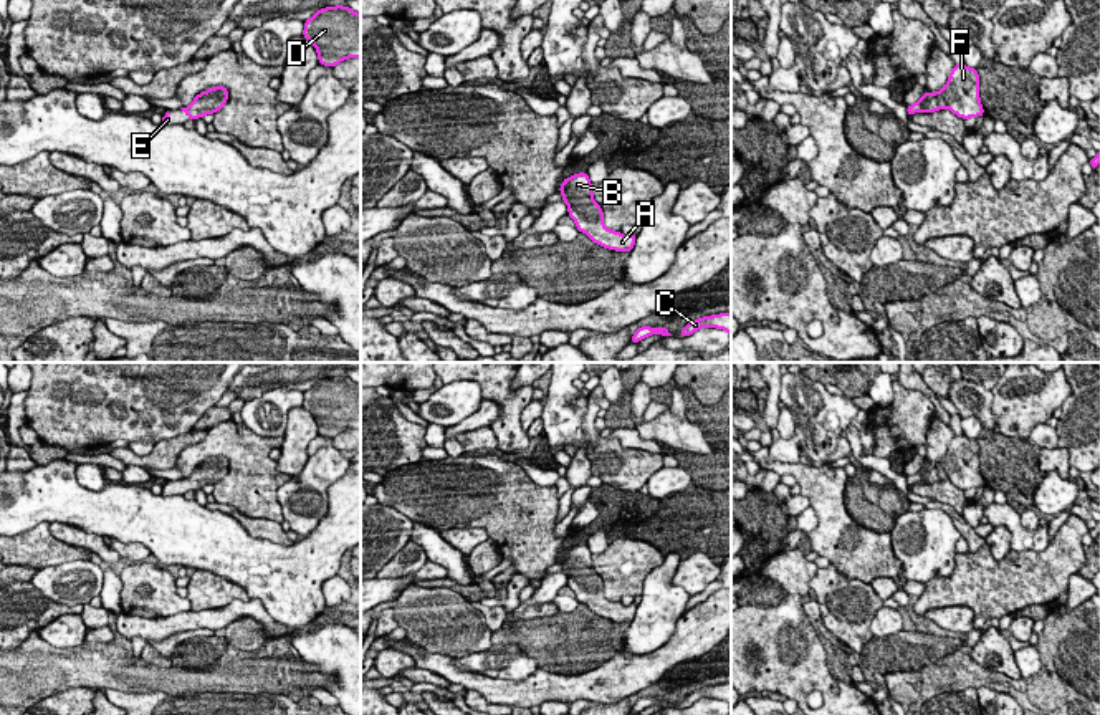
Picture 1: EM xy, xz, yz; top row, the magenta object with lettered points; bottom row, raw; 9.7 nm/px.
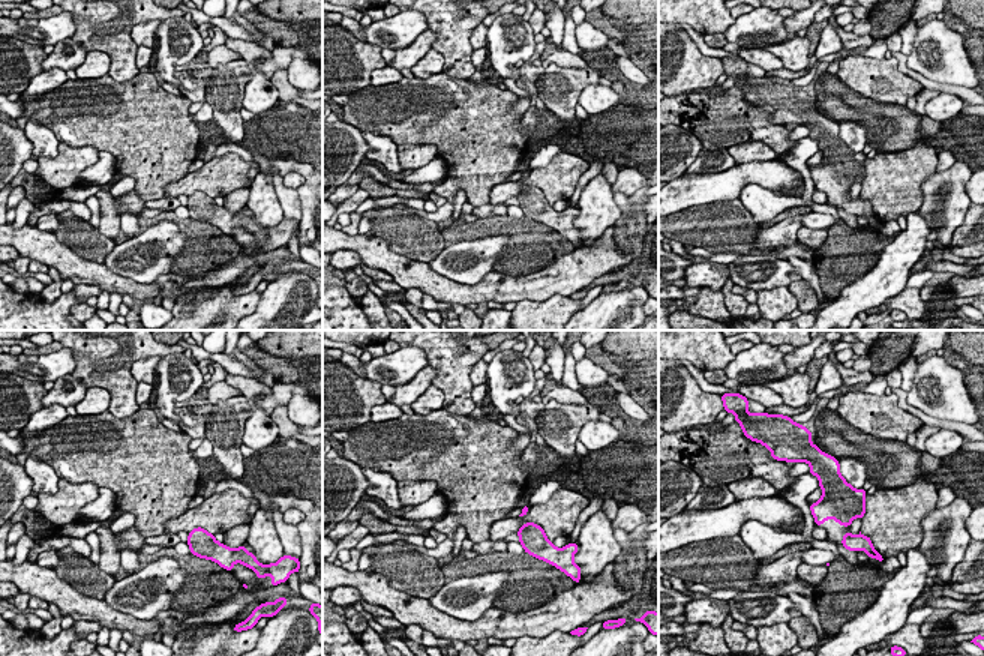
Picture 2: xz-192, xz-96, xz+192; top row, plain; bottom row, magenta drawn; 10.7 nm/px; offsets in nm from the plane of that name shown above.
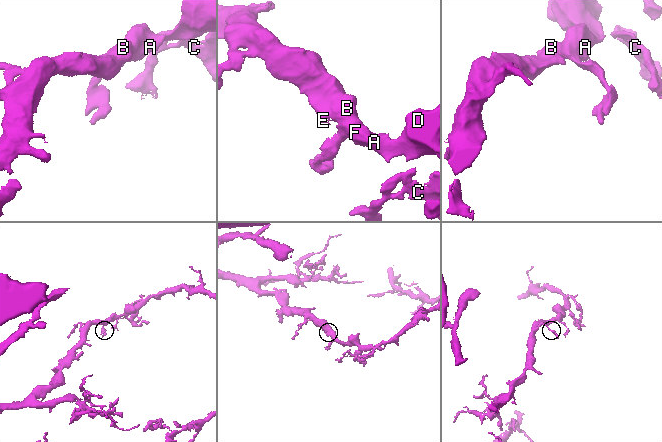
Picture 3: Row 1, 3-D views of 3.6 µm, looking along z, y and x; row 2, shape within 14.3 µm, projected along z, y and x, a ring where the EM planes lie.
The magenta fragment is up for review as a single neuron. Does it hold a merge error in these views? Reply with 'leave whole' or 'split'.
leave whole

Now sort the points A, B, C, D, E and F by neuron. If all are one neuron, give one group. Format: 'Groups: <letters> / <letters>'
Groups: A B C D E F

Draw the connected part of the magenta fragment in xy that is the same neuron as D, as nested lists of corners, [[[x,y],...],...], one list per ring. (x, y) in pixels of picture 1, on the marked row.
[[[324,7],[304,22],[303,36],[313,43],[323,66],[361,58],[361,13],[351,7]]]

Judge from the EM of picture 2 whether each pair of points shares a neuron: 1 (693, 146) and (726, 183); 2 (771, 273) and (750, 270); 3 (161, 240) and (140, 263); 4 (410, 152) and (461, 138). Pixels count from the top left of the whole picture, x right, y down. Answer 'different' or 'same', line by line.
1: different
2: same
3: same
4: different

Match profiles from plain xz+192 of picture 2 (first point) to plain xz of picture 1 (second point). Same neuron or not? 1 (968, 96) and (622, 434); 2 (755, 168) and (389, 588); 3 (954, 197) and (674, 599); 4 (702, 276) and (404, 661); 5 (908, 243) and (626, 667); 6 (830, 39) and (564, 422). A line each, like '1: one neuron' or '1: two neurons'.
1: one neuron
2: one neuron
3: two neurons
4: one neuron
5: two neurons
6: two neurons

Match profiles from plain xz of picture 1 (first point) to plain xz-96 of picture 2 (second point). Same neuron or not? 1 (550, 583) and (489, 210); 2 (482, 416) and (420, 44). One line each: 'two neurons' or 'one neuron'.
1: two neurons
2: one neuron

